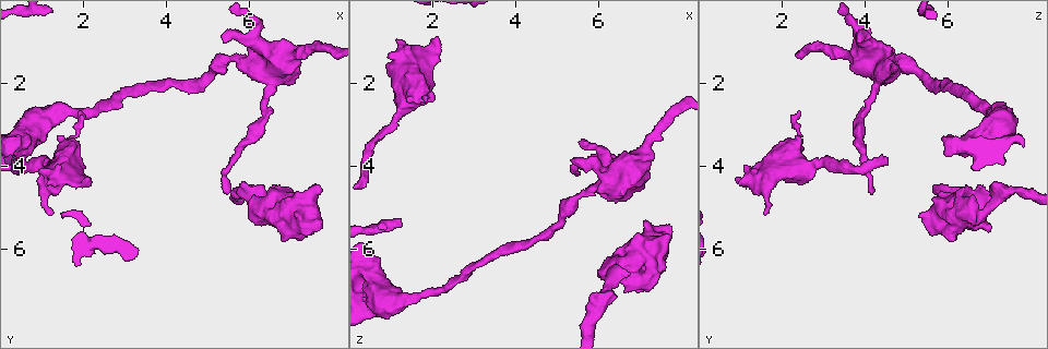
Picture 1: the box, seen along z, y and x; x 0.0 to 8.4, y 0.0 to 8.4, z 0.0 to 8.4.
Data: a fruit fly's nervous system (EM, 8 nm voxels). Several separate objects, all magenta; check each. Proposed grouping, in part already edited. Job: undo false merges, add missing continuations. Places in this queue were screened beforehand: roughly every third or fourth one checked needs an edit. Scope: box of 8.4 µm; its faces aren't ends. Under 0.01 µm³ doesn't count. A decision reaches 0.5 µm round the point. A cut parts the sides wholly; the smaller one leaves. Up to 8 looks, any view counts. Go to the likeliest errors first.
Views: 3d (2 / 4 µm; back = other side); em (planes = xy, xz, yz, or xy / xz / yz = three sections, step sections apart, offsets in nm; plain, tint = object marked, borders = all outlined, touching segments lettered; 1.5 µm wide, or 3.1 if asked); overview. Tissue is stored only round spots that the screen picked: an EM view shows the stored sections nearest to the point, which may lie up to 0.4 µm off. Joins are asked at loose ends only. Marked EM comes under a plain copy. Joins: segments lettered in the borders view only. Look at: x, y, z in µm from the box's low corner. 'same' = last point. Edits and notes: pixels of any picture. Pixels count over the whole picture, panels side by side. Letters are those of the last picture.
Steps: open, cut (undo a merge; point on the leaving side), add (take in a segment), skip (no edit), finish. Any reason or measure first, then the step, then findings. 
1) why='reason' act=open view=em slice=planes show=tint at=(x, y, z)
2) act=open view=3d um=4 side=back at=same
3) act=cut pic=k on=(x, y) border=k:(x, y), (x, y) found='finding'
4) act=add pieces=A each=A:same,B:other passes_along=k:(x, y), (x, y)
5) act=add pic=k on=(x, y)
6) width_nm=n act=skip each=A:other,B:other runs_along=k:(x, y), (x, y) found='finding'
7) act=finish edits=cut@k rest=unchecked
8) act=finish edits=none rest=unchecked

why='an open end' act=open view=3d um=2 at=(2.15, 4.35, 0.85)

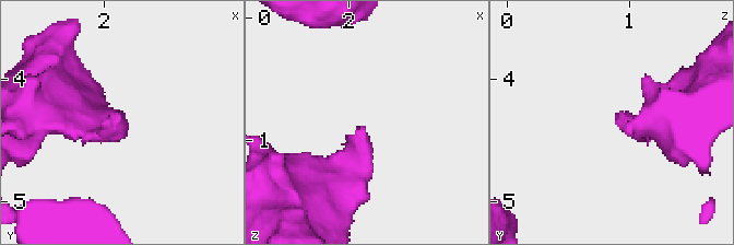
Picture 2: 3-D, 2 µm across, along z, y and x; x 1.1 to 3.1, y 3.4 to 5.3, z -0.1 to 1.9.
why='shape alone is not enough' act=open view=em slice=planes show=borders at=(2.14, 4.30, 0.88)

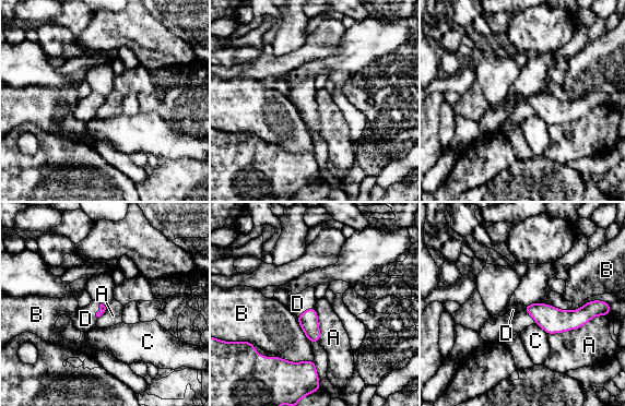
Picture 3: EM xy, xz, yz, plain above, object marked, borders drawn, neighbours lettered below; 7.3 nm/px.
act=add pieces=D each=A:other,B:other,C:other,D:same found='it goes on there'

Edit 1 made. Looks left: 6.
why='an open end' act=open view=3d um=4 at=(7.75, 5.50, 5.60)

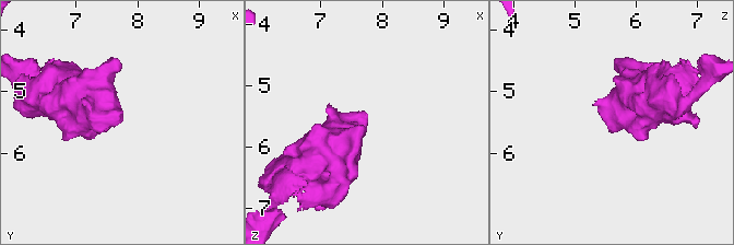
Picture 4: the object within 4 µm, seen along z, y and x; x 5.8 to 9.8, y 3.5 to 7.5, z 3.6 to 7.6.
act=open view=em slice=planes show=borders at=(7.75, 5.50, 5.55)

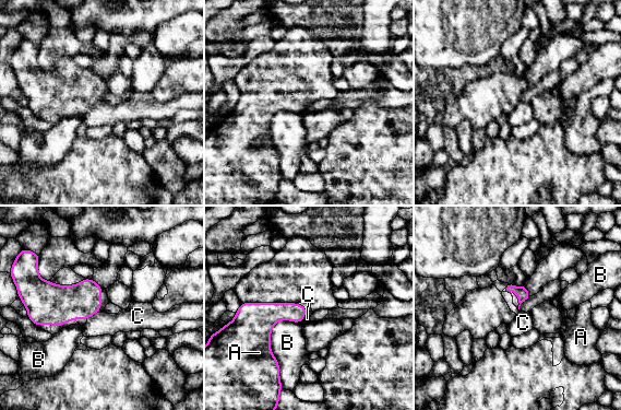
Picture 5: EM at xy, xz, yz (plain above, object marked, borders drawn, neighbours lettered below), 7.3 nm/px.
act=skip each=A:other,B:other,C:other border=5:(307, 312), (300, 323) found='none of them fits'

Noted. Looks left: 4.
why='thin neck' act=open view=em slice=xz step=4 show=tint at=(5.70, 1.45, 4.60)

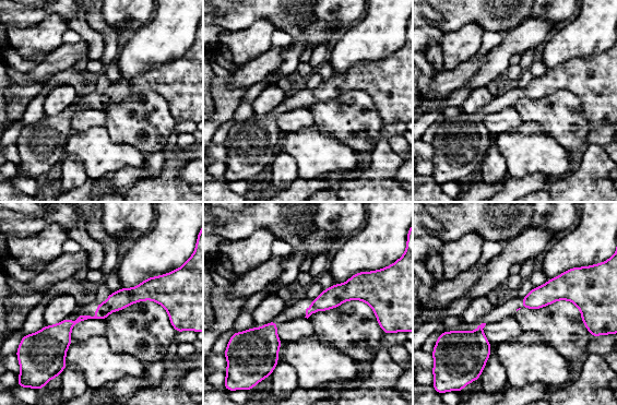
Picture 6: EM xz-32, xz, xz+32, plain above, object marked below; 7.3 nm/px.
why='see the neighbours' act=open view=em slice=xz step=4 show=borders at=same

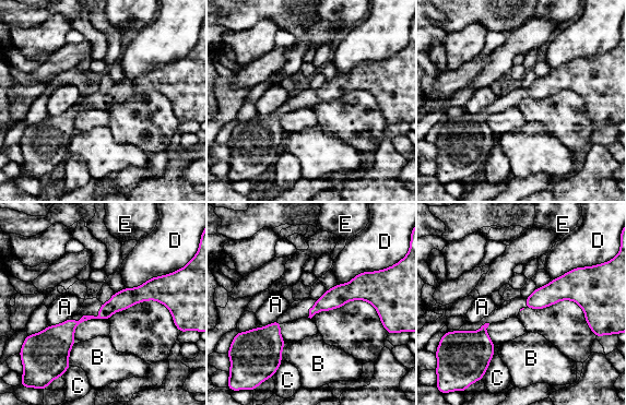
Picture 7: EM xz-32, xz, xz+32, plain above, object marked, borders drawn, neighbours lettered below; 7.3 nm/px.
longest_contact=D:360nm act=skip each=A:other,B:other,C:other,D:other,E:other border=7:(169, 273), (125, 288) found='all the same neuron'

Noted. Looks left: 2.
act=finish edits=add@3 rest=unchecked

